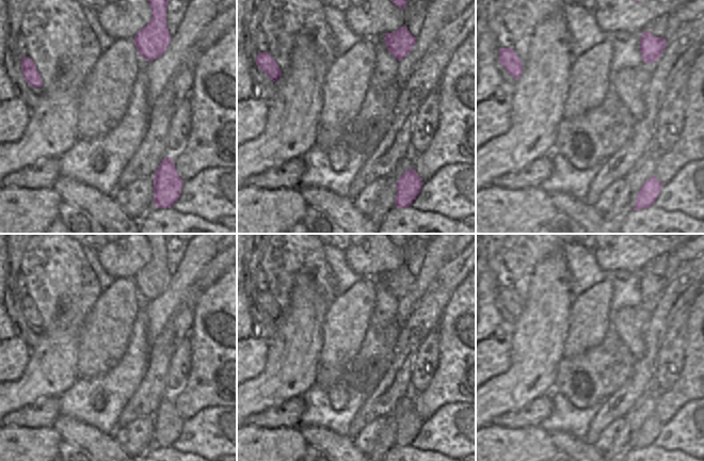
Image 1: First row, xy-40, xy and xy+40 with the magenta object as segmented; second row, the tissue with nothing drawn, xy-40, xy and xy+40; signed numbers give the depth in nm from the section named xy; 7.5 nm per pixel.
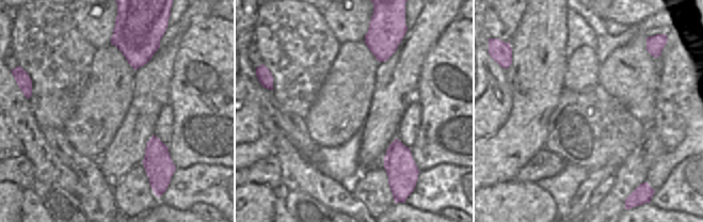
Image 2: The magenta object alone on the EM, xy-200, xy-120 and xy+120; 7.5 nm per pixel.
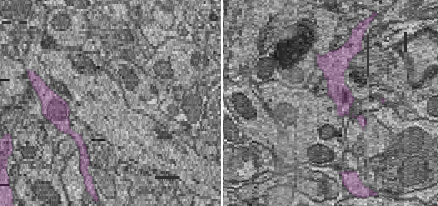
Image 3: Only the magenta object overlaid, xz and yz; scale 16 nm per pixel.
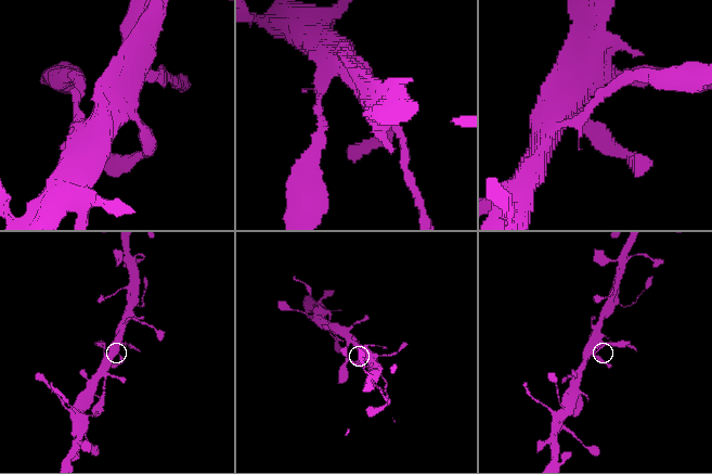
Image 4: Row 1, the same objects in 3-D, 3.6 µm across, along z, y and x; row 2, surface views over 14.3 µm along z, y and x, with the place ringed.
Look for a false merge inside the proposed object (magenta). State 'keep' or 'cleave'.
cleave

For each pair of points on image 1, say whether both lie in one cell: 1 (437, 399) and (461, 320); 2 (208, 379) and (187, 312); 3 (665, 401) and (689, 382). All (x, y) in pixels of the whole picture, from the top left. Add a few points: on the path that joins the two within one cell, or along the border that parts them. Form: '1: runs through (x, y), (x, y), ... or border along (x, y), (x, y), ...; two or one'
1: runs through (453, 380), (460, 374), (460, 339); one
2: border along (197, 302), (194, 307), (192, 328), (187, 337); two
3: runs through (671, 400), (685, 388); one

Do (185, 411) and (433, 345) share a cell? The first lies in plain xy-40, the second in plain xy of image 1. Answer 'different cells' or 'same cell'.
different cells

